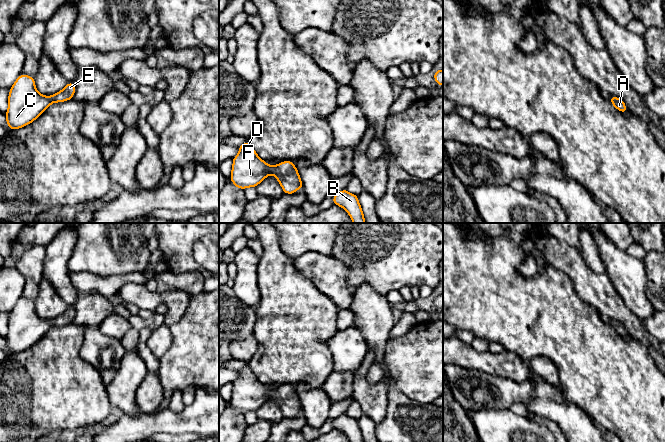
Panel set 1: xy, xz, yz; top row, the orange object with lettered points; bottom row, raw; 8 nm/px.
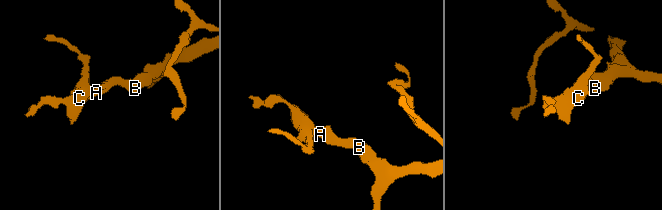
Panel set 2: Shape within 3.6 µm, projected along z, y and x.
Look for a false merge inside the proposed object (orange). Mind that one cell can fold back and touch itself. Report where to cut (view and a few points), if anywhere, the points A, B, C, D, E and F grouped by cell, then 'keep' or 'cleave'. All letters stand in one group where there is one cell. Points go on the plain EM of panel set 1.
no cut | A B C D E F | keep

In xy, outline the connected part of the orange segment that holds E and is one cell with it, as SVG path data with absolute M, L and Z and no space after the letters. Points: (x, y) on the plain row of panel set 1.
M21 298L10 312L8 333L5 338L7 349L15 354L36 344L53 326L73 323L75 309L69 306L52 320L41 319L35 310L35 302Z

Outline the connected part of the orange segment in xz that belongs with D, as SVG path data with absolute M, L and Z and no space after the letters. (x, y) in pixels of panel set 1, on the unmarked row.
M248 365L239 370L239 377L232 384L230 404L237 412L244 414L257 411L269 399L277 402L283 417L294 418L303 412L298 394L292 385L269 389L257 379Z

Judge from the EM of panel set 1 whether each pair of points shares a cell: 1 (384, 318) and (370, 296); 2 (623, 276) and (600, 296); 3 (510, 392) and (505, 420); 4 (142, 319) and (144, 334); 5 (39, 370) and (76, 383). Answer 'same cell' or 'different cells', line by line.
1: same cell
2: different cells
3: different cells
4: different cells
5: same cell

